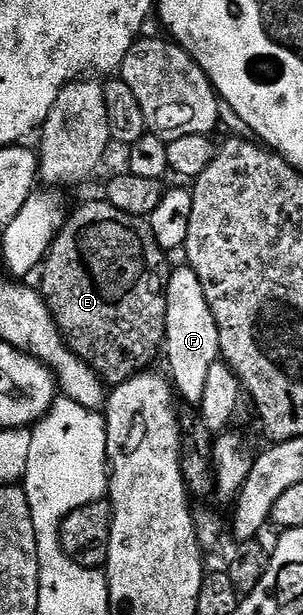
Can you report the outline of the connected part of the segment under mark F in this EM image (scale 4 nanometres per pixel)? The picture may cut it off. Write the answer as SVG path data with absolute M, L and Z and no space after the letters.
M187 267L173 268L168 279L164 343L166 357L168 353L167 372L179 400L181 397L186 404L198 407L206 391L206 377L210 367L215 365L220 357L220 344L218 327L214 323L210 305L206 303L200 280L195 271Z

